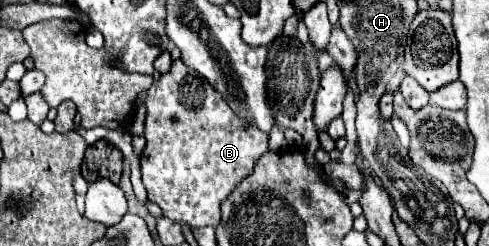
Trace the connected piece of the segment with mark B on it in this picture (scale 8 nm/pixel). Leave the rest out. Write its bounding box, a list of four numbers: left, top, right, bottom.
[140,60,268,228]

